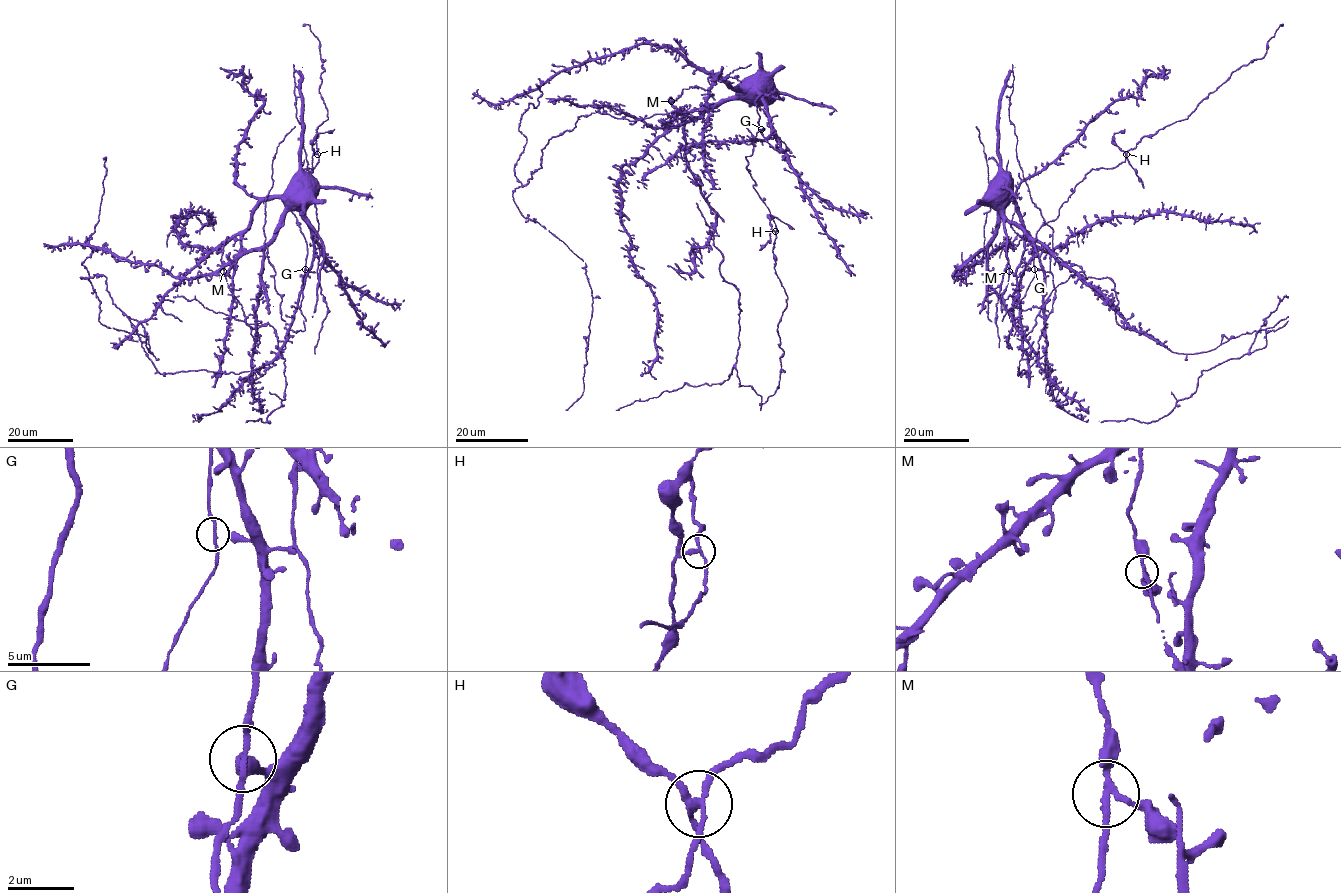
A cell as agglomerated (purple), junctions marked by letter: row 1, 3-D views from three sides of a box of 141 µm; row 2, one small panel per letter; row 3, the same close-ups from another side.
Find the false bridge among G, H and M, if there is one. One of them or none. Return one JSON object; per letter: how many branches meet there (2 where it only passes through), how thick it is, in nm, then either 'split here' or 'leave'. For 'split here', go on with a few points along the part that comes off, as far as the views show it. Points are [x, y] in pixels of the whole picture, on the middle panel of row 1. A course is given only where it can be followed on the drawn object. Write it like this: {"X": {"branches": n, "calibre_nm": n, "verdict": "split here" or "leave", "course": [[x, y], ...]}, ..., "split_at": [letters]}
{"G": {"branches": 3, "calibre_nm": 130, "verdict": "leave"}, "H": {"branches": 3, "calibre_nm": 170, "verdict": "split here", "course": [[775, 231], [771, 229], [770, 216], [794, 229]]}, "M": {"branches": 3, "calibre_nm": 170, "verdict": "leave"}, "split_at": ["H"]}

